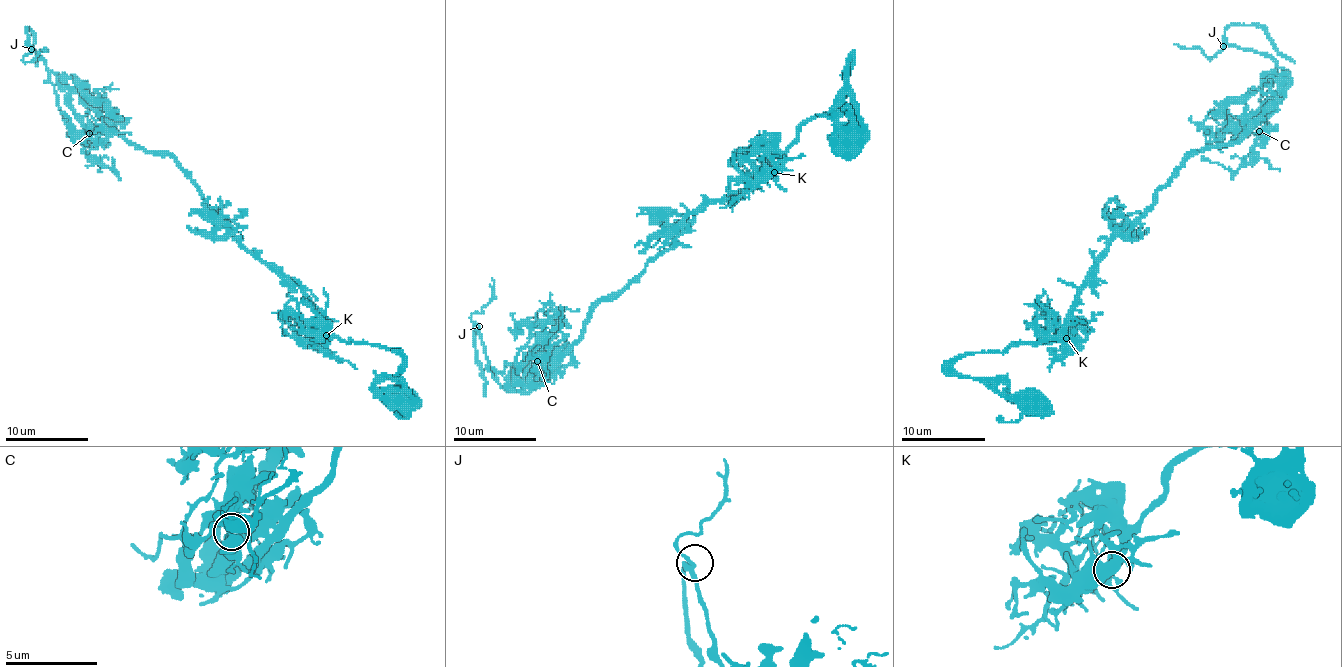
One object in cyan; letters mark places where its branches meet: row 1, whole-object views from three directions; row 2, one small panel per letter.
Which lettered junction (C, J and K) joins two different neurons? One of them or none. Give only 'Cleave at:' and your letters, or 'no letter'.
Cleave at: C

